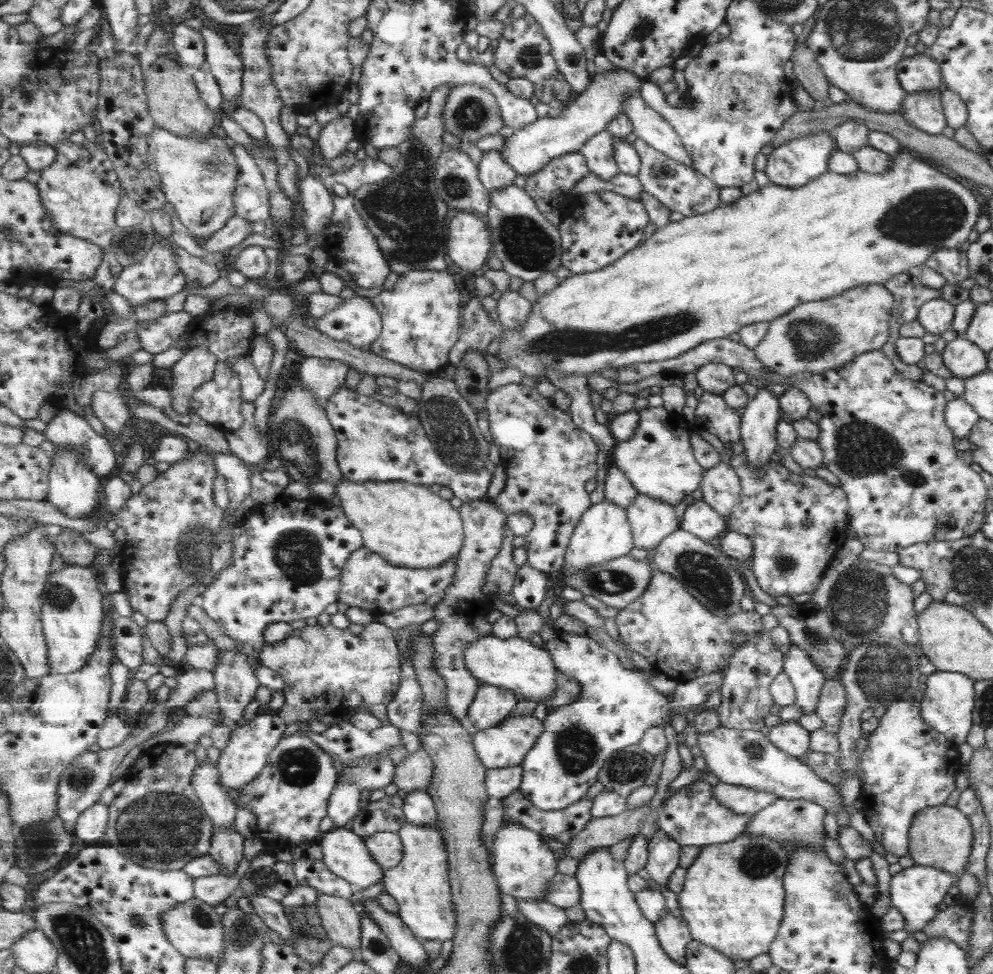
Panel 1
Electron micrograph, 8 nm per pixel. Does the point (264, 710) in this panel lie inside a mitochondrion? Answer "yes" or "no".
no

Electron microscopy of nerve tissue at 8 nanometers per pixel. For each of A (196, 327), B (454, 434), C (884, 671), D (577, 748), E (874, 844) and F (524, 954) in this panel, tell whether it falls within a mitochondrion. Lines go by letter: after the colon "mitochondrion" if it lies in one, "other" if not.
A: other
B: mitochondrion
C: mitochondrion
D: mitochondrion
E: other
F: mitochondrion

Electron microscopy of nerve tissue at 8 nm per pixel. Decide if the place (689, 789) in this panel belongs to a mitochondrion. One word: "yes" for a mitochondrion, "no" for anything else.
no

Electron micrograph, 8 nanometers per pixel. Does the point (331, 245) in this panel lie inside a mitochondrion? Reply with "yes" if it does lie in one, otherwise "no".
no

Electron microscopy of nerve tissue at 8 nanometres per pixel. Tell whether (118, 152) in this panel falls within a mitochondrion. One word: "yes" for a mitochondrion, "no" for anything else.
no

